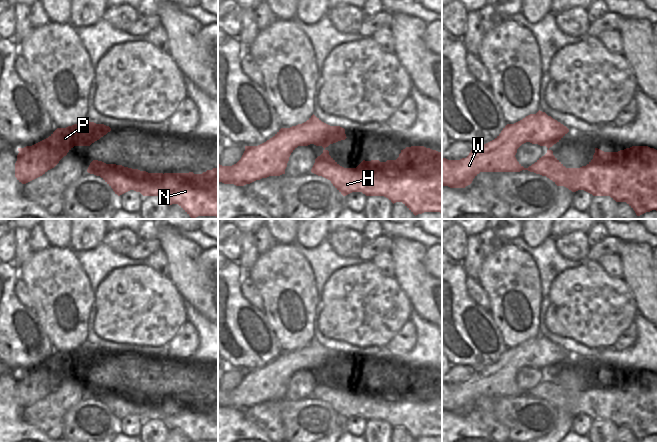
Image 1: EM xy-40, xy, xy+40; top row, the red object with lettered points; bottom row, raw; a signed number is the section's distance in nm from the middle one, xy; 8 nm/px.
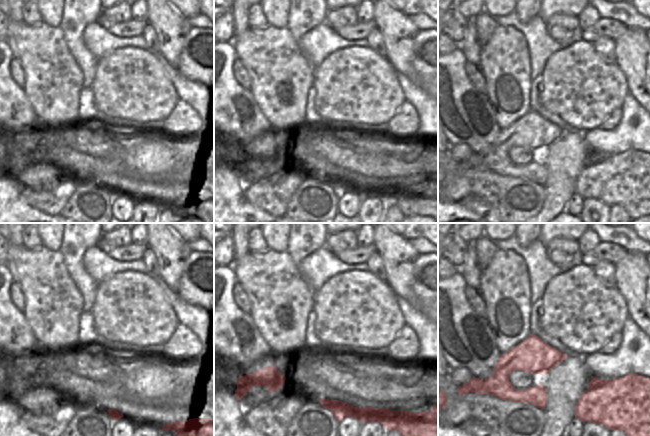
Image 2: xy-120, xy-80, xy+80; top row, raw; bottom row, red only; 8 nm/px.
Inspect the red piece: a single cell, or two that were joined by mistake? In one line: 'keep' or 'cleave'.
keep

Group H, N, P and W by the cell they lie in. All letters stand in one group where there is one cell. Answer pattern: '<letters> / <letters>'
H N P W

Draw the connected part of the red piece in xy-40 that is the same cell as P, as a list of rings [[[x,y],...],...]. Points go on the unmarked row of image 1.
[[[86,343],[66,352],[57,352],[48,362],[32,370],[18,372],[15,401],[22,408],[26,408],[54,392],[74,370],[90,370],[110,355],[111,352],[109,350],[96,348]]]

